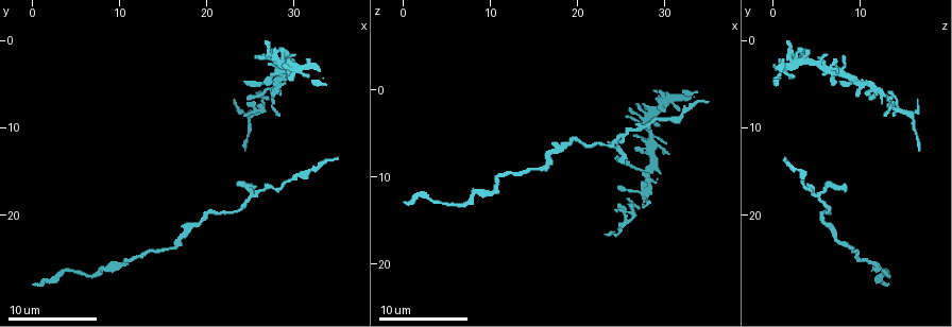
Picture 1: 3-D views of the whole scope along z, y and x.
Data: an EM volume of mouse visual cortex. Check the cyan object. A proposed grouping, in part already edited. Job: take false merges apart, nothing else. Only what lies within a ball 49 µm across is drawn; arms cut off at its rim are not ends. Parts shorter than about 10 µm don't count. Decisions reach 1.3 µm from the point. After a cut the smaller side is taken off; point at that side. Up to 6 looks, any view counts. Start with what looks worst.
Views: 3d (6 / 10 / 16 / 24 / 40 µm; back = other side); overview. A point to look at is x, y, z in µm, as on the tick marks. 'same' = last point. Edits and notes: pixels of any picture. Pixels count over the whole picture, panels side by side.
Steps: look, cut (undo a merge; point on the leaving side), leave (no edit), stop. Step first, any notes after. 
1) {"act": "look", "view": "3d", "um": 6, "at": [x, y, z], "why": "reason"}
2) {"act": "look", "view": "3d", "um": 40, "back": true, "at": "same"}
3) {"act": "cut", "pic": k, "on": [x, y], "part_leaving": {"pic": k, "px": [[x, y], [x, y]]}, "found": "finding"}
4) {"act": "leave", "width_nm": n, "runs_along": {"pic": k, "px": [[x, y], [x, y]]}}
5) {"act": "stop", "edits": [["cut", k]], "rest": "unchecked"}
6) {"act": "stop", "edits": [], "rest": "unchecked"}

{"act": "look", "view": "3d", "um": 10, "at": [16.4, 23.2, 8.4], "why": "sudden change in width"}

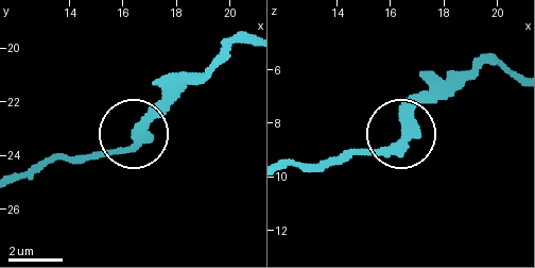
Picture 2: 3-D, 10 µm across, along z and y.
{"act": "leave", "width_nm": 340, "found": "continuous, no second neuron"}

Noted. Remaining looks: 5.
{"act": "look", "view": "3d", "um": 6, "at": [10.4, 25.6, 11.0], "why": "sudden change in width"}

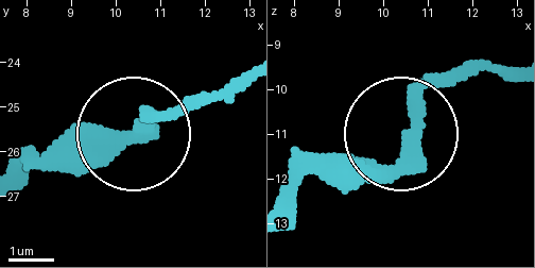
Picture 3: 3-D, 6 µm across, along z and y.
{"act": "look", "view": "3d", "um": 6, "back": true, "at": [10.65, 25.40, 11.20]}

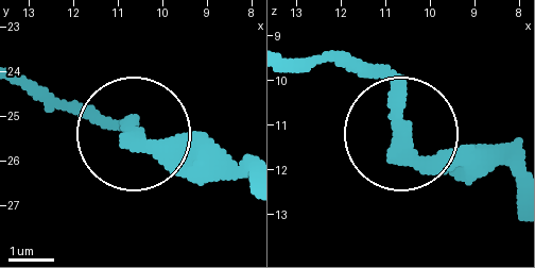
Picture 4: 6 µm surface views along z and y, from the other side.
{"act": "leave", "width_nm": 290, "runs_along": {"pic": 4, "px": [[288, 59], [367, 69], [413, 143], [482, 153], [516, 177]]}, "found": "one neuron here"}

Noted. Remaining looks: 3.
{"act": "look", "view": "3d", "um": 10, "at": [28.4, 17.0, 4.2], "why": "thick turns thin"}

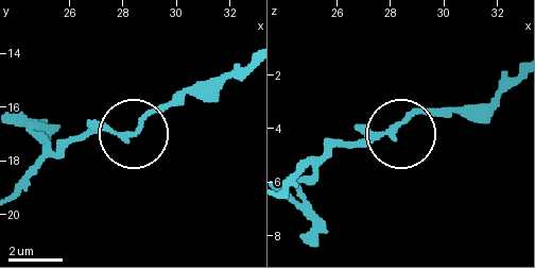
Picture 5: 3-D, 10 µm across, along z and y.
{"act": "look", "view": "3d", "um": 6, "at": [28.3, 17.1, 3.9]}

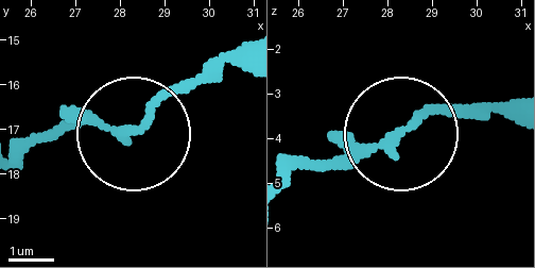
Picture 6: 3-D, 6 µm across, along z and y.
{"act": "leave", "runs_along": {"pic": 6, "px": [[247, 50], [224, 54], [133, 127], [87, 119], [34, 130]]}, "found": "one neuron here"}

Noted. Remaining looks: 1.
{"act": "stop", "edits": [], "rest": "unchecked"}

